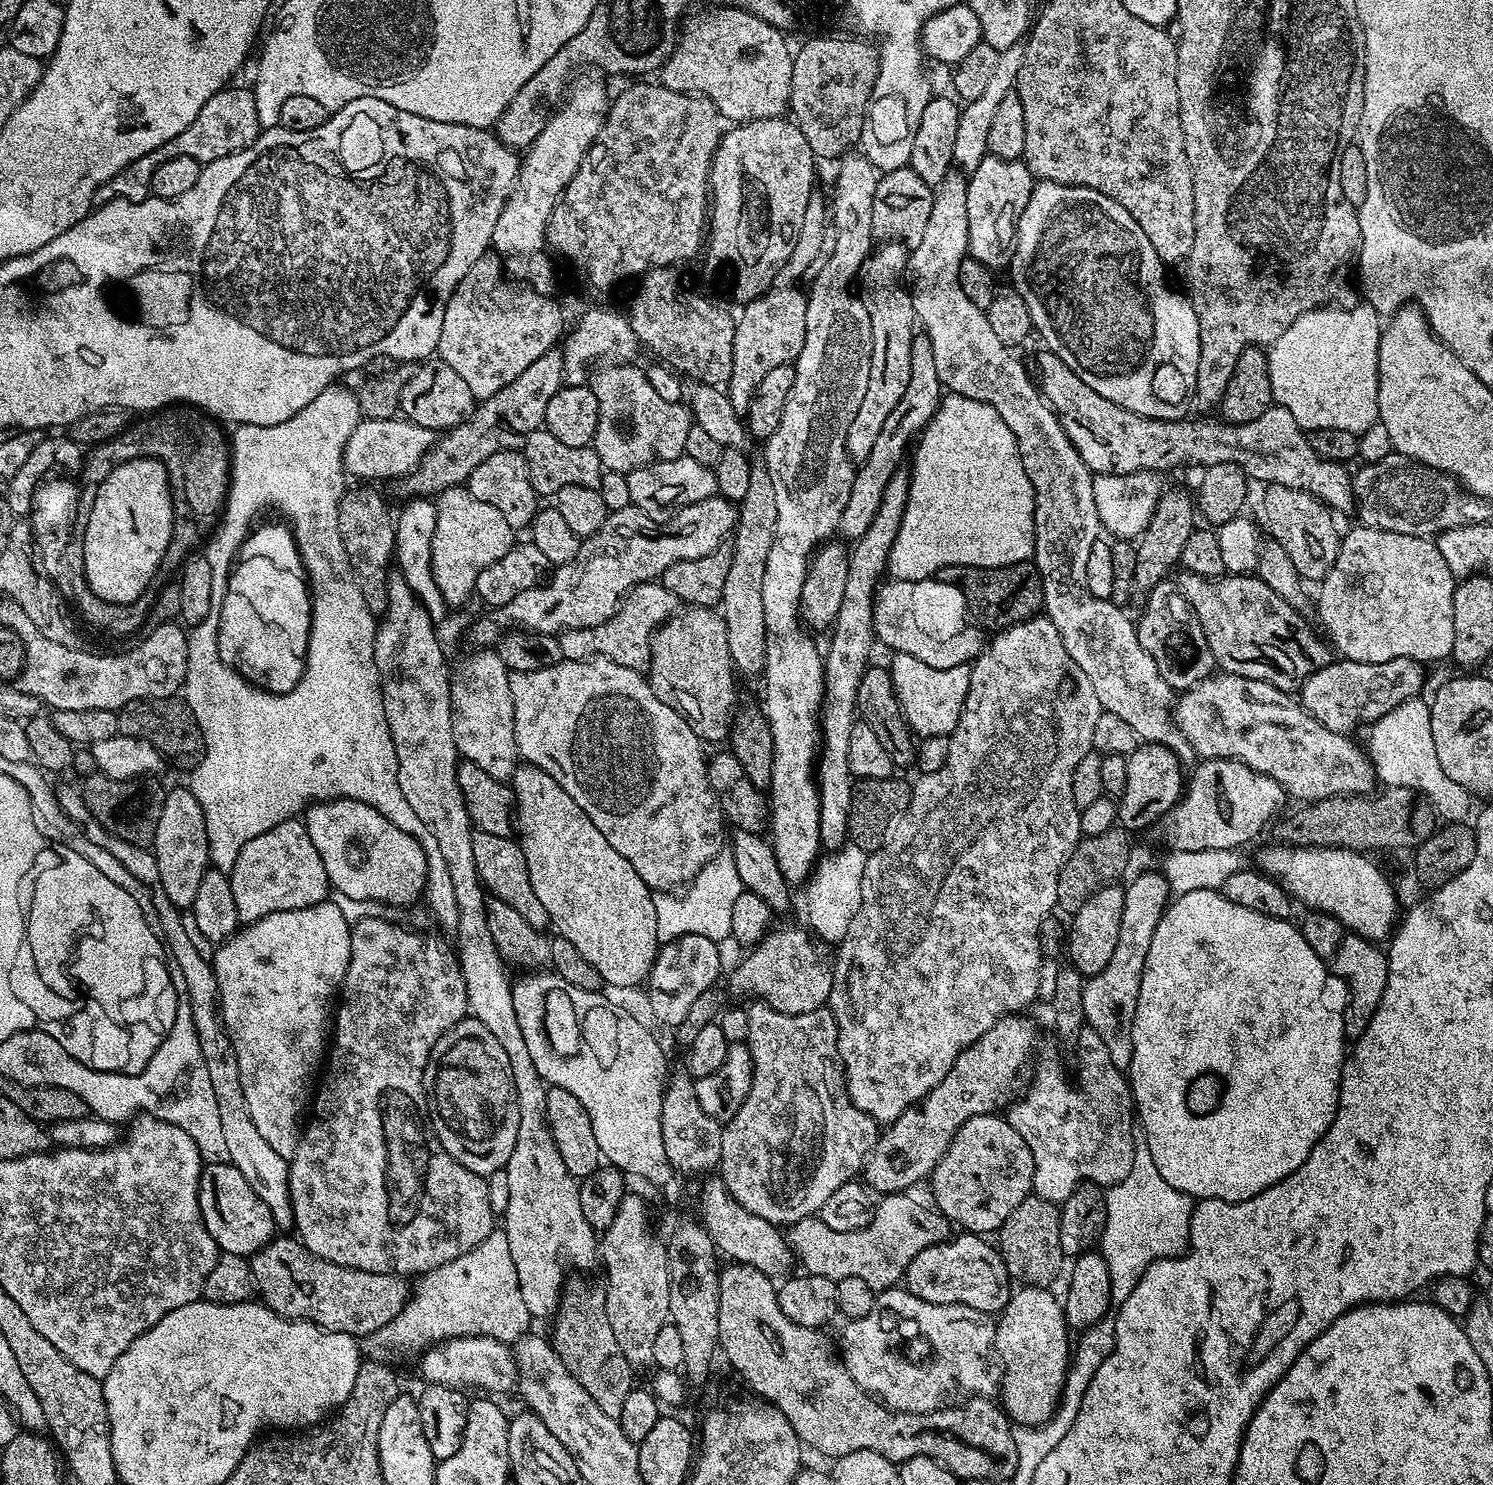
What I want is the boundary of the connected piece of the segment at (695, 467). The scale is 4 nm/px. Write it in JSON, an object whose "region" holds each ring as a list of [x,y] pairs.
{"region":[[[686,455],[673,460],[656,460],[653,464],[635,468],[633,472],[627,473],[627,478],[631,507],[654,522],[667,522],[677,508],[685,508],[717,495],[715,471],[702,466],[702,462],[694,462],[694,458]]]}

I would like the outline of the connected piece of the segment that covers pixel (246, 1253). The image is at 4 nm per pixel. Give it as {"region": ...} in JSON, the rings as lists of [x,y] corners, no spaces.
{"region":[[[233,1164],[203,1165],[198,1186],[198,1202],[202,1222],[221,1253],[229,1252],[235,1256],[251,1258],[277,1235],[278,1229],[270,1214],[270,1206],[266,1206],[266,1202],[262,1202],[258,1194],[254,1194],[250,1182],[242,1178],[242,1170],[238,1170]]]}

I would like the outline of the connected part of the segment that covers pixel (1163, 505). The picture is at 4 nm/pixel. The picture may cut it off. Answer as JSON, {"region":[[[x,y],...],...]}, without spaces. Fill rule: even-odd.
{"region":[[[1172,488],[1169,492],[1168,489],[1161,491],[1148,528],[1135,545],[1137,566],[1134,569],[1132,590],[1137,597],[1139,595],[1140,598],[1147,597],[1148,593],[1154,590],[1154,586],[1165,583],[1169,579],[1170,573],[1179,565],[1182,550],[1197,524],[1198,508],[1193,497],[1191,500],[1180,488]],[[1168,571],[1170,571],[1169,576]]]}

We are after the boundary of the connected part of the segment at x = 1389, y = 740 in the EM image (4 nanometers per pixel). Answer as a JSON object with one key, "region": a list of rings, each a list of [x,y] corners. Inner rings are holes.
{"region":[[[1427,699],[1407,700],[1402,702],[1402,706],[1394,706],[1390,714],[1378,718],[1370,725],[1369,732],[1372,733],[1368,736],[1366,751],[1376,771],[1377,781],[1381,785],[1390,788],[1409,788],[1419,792],[1427,799],[1431,811],[1441,816],[1441,821],[1464,822],[1469,819],[1467,816],[1474,804],[1473,796],[1465,788],[1458,786],[1458,782],[1454,782],[1454,778],[1450,778],[1450,774],[1446,774],[1442,766],[1438,766],[1438,754],[1434,750],[1434,734],[1430,734],[1430,704]]]}

